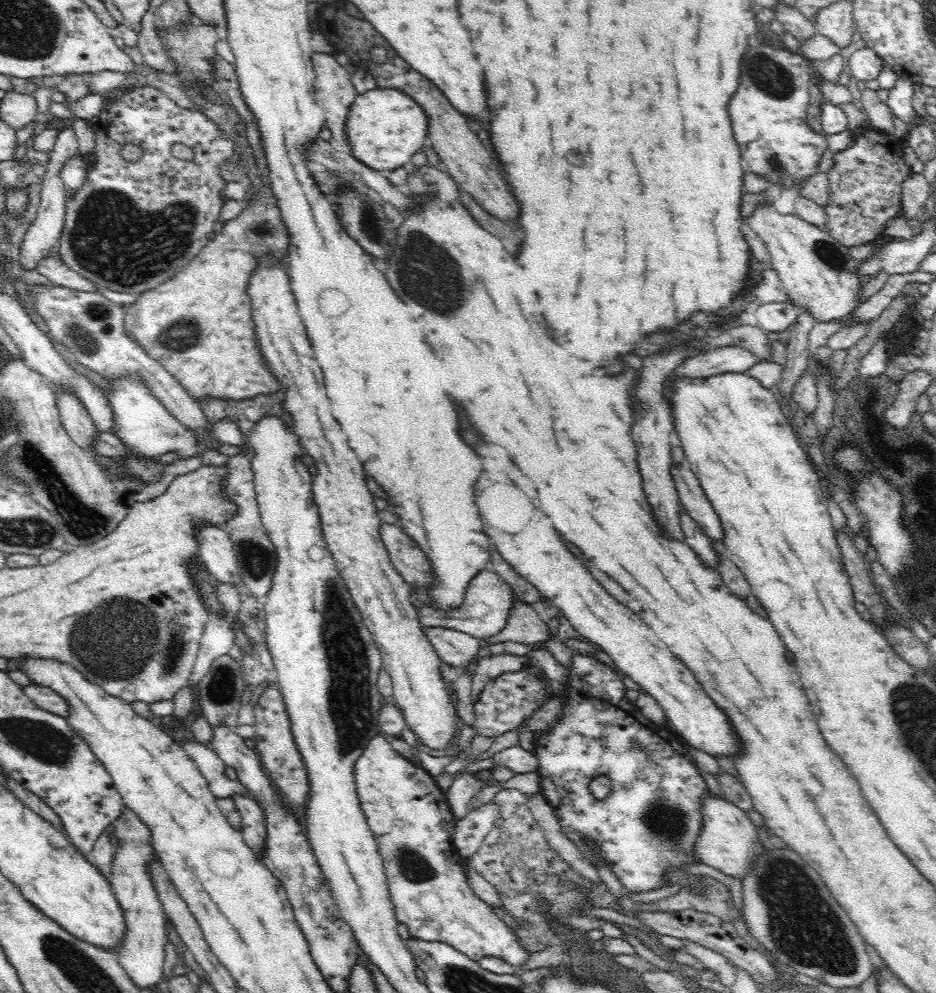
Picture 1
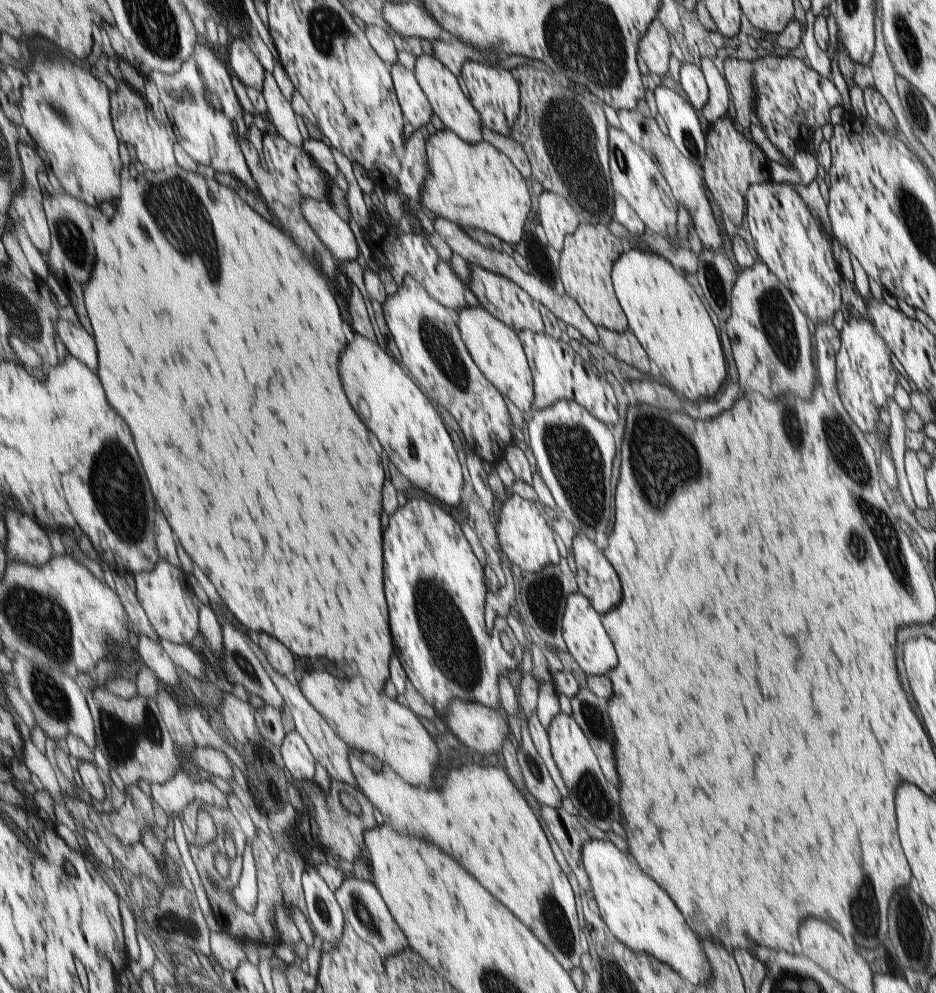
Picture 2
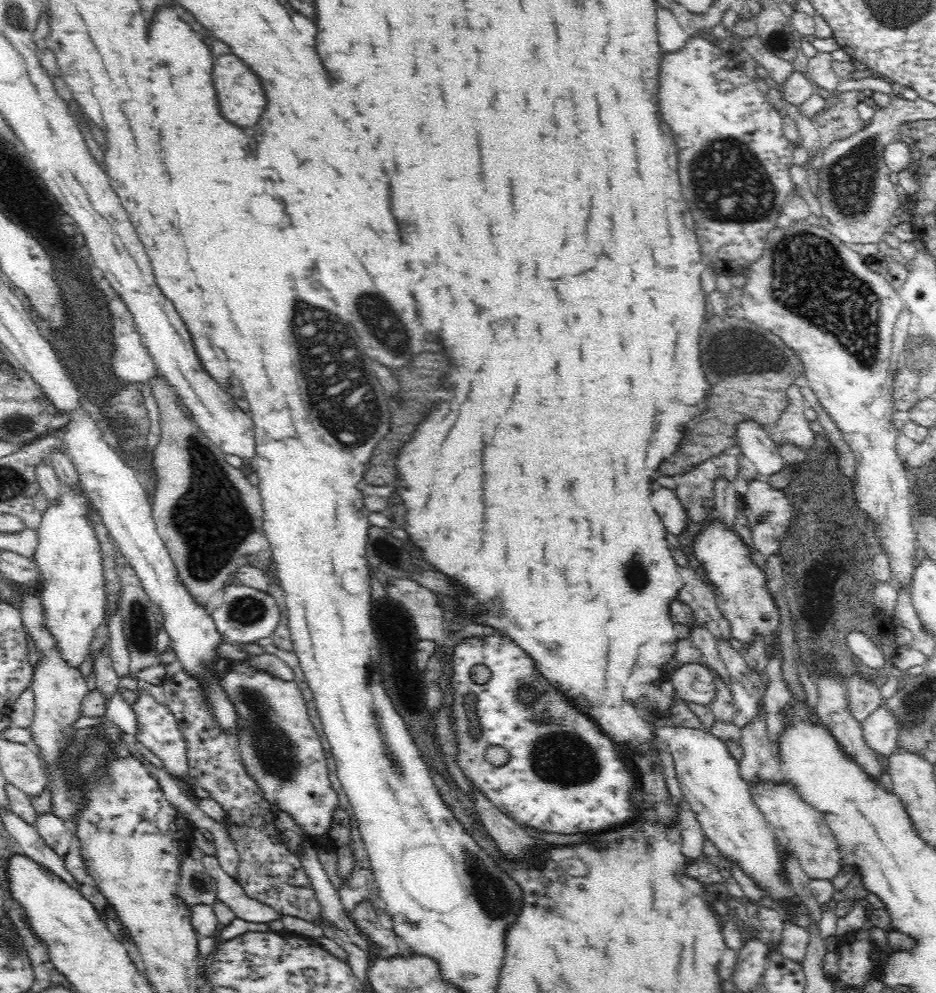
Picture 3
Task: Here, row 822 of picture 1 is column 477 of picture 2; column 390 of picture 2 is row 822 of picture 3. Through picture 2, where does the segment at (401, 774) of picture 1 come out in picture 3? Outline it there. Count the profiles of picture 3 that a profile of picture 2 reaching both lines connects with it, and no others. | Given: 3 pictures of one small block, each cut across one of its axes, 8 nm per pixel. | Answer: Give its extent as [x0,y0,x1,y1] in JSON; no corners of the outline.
[219,661,340,850]

